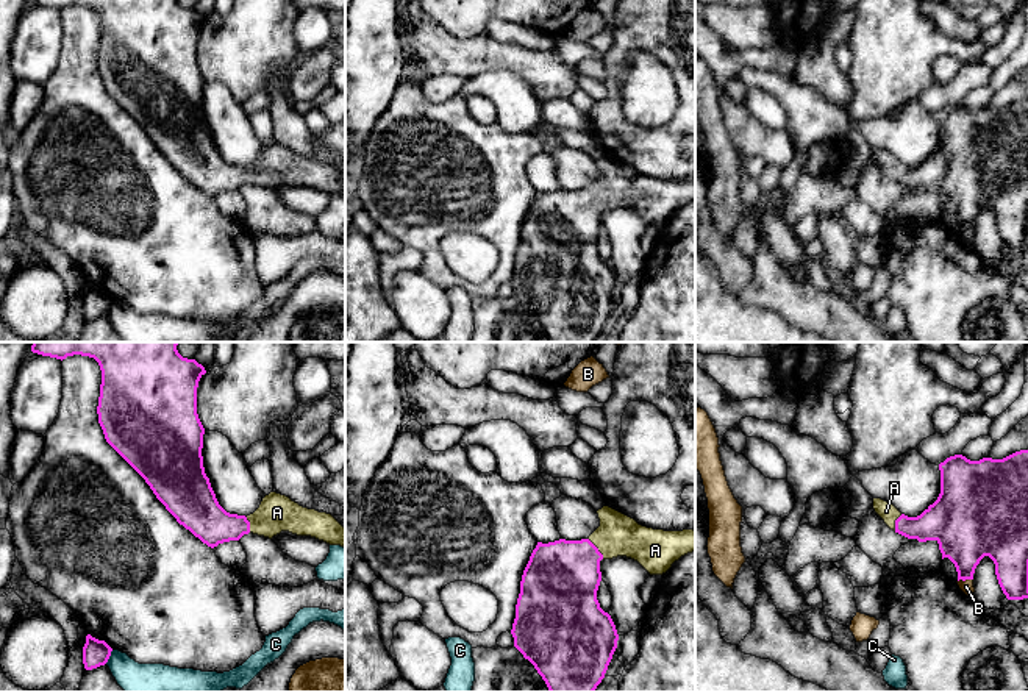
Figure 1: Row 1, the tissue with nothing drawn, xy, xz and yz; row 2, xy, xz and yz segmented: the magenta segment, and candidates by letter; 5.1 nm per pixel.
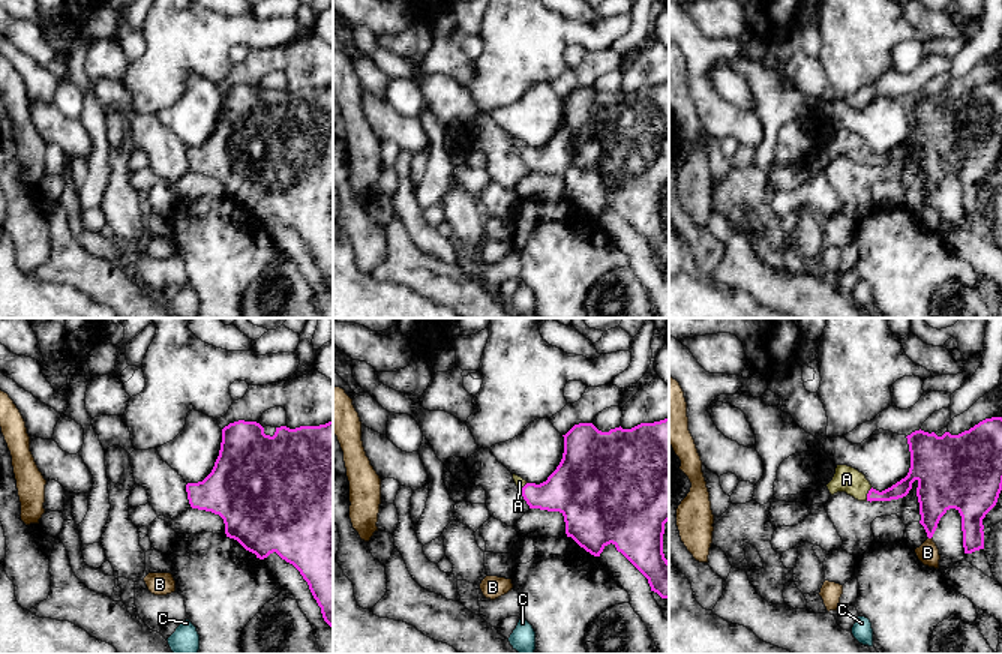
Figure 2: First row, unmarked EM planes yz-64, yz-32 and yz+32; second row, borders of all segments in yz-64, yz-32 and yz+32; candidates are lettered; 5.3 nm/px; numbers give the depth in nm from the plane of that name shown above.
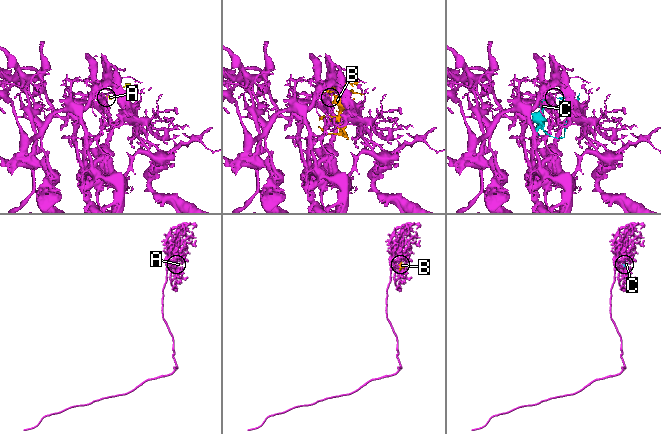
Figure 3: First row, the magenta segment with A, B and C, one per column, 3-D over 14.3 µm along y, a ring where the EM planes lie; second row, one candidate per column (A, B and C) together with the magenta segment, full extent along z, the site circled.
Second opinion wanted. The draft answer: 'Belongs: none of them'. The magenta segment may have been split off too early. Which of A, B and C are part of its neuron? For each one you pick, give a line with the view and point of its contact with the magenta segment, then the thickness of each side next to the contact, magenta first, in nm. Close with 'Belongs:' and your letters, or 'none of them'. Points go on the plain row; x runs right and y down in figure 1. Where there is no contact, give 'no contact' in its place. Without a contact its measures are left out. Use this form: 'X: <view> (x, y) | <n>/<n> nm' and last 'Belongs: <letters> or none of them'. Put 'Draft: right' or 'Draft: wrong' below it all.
A: xz (597, 199) | 380/220 nm
Belongs: A
Draft: wrong

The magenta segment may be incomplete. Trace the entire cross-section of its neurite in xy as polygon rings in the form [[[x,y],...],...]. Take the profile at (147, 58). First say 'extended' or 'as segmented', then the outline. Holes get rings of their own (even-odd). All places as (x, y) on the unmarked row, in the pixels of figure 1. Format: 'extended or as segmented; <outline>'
extended; [[[178,0],[31,2],[61,11],[81,5],[98,12],[102,34],[97,64],[106,92],[145,130],[177,172],[208,197],[239,191],[248,183],[272,189],[289,181],[345,198],[345,178],[331,164],[303,158],[286,145],[270,142],[247,167],[230,164],[219,155],[203,117],[205,78],[197,64],[197,37],[206,20],[195,9],[183,8]]]

